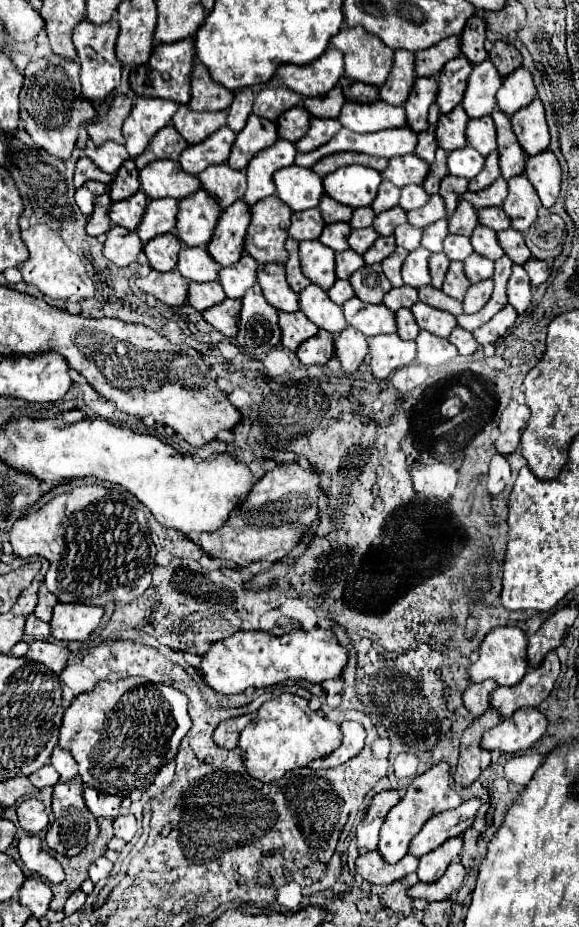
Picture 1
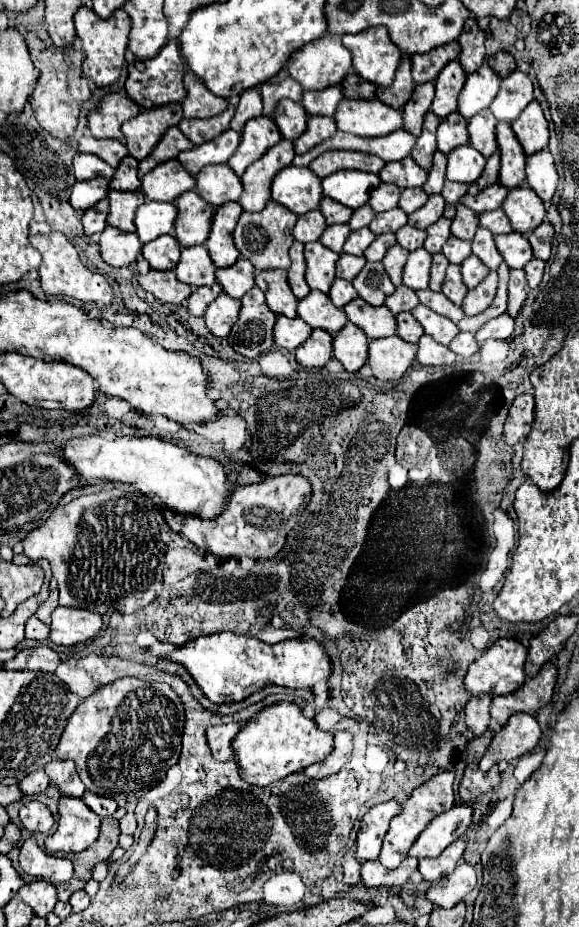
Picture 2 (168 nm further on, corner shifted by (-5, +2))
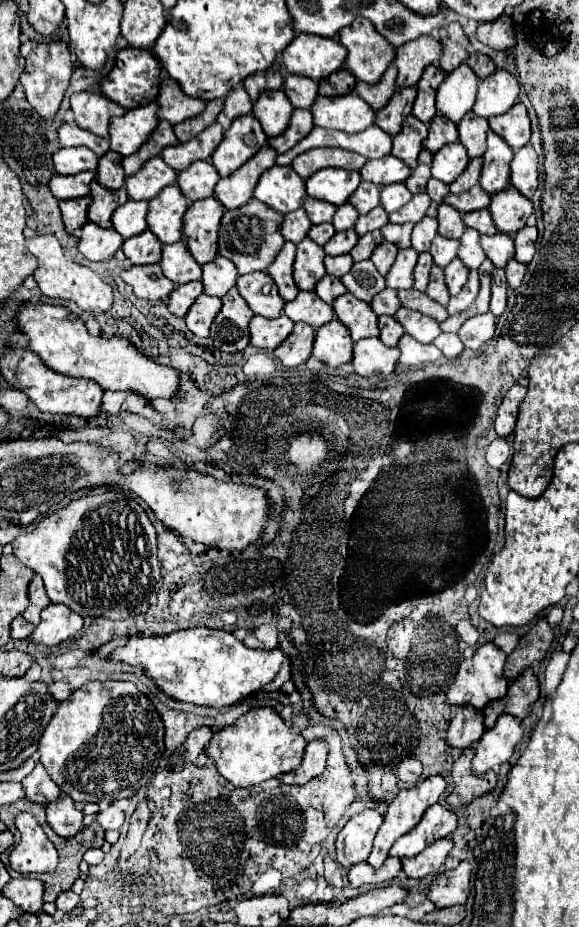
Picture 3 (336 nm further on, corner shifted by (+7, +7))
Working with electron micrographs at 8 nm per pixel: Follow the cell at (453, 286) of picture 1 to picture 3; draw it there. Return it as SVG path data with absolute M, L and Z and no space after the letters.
M439 266L431 268L431 280L429 280L429 286L427 286L427 294L429 294L429 298L439 302L441 306L447 306L447 302L449 302L449 290L445 286L443 268L439 268Z

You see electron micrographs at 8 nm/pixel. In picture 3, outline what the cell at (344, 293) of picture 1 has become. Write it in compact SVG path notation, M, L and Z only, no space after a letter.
M325 276L325 278L321 278L321 280L317 282L315 292L317 292L317 296L319 296L323 302L331 304L337 296L345 294L347 288L341 284L341 280L337 280L337 278L333 278L333 276Z

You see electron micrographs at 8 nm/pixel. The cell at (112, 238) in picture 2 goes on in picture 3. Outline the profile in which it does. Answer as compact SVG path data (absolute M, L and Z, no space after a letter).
M87 222L81 228L77 250L87 260L101 262L111 258L115 250L121 248L121 244L123 244L123 238L113 228L101 228L101 226L95 226L93 222Z

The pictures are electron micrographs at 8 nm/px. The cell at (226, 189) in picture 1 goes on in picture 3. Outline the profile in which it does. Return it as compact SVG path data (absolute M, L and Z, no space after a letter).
M199 160L199 162L193 162L189 168L185 168L183 172L179 172L177 186L181 188L183 196L189 202L195 202L195 200L213 196L213 190L219 178L221 178L219 172L209 160Z

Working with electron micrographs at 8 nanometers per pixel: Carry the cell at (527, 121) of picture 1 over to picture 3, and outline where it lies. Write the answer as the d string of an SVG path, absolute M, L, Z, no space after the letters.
M521 102L515 104L509 112L501 116L493 116L489 120L489 128L497 132L497 136L501 136L513 150L523 148L529 142L529 134L531 134L529 116Z

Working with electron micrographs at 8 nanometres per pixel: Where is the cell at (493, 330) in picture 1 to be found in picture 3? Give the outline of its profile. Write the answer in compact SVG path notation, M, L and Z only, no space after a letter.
M491 312L469 318L459 330L459 338L469 350L479 350L493 336L495 336L495 316Z

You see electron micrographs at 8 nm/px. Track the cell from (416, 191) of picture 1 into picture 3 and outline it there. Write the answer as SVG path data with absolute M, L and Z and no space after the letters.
M389 184L381 188L381 206L385 212L395 212L411 200L411 192L405 184Z

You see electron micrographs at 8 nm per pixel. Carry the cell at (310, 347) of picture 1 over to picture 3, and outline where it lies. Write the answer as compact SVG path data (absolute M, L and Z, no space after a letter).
M303 322L295 324L293 332L287 336L279 348L273 350L273 354L285 364L285 366L299 366L303 364L313 350L313 340L315 340L315 330Z

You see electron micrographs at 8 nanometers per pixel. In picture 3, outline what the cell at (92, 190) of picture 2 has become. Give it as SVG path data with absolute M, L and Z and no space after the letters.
M79 172L73 176L53 174L49 180L49 188L57 200L71 200L89 196L89 184L95 178L95 172Z

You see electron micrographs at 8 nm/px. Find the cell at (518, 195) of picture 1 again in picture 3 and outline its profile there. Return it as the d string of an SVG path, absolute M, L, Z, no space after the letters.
M507 188L507 190L501 190L499 194L491 196L489 212L491 212L497 232L513 236L515 232L519 232L525 226L527 218L531 216L533 202L523 198L523 194L519 194L519 190Z

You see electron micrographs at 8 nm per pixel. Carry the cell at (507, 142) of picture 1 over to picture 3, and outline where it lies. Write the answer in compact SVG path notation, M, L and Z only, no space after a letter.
M487 132L487 152L483 156L481 188L487 194L501 192L509 186L509 164L513 160L513 150L495 132Z

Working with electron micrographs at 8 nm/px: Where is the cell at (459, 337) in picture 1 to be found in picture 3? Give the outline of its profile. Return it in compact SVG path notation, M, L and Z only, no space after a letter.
M441 334L441 336L437 336L437 338L433 340L433 344L435 344L435 346L443 352L443 356L449 358L449 360L457 358L457 356L463 352L463 344L461 344L461 340L459 340L457 334Z

